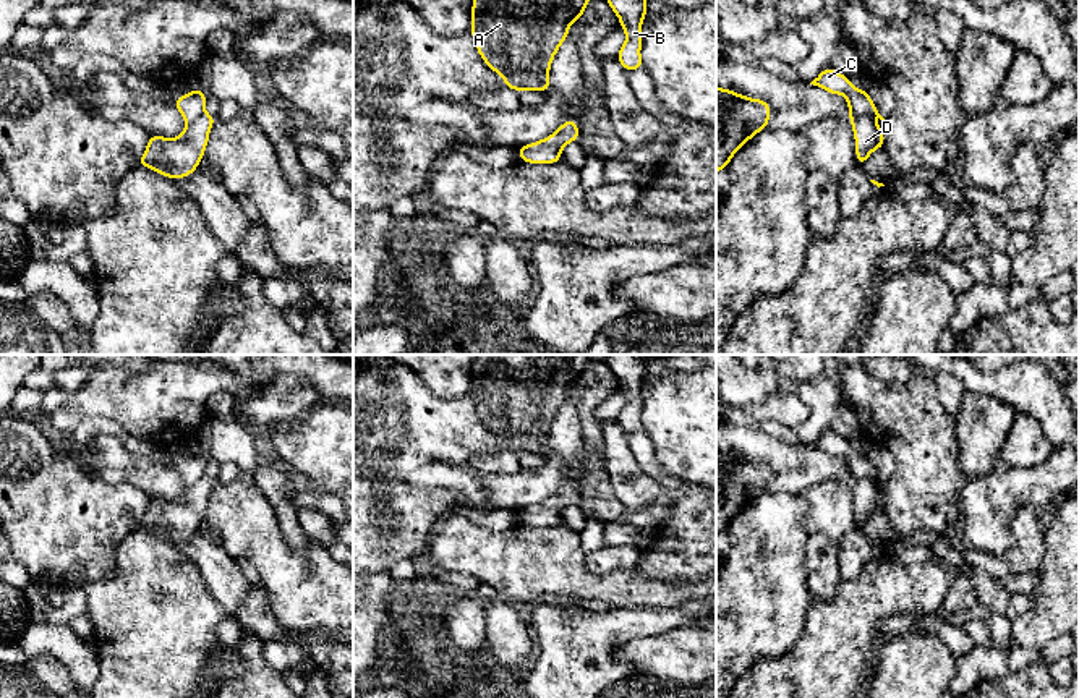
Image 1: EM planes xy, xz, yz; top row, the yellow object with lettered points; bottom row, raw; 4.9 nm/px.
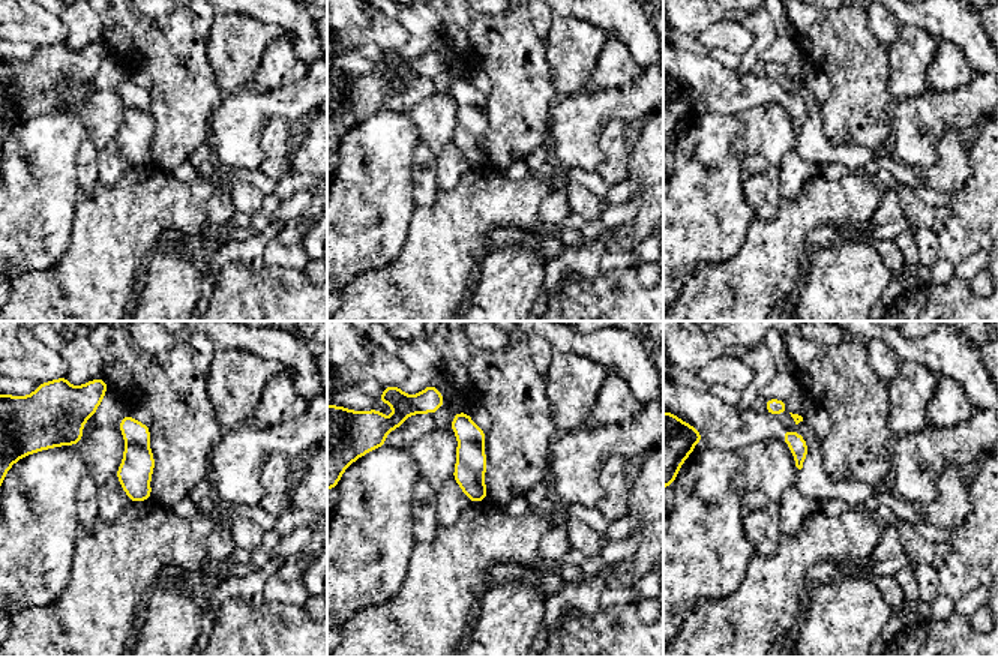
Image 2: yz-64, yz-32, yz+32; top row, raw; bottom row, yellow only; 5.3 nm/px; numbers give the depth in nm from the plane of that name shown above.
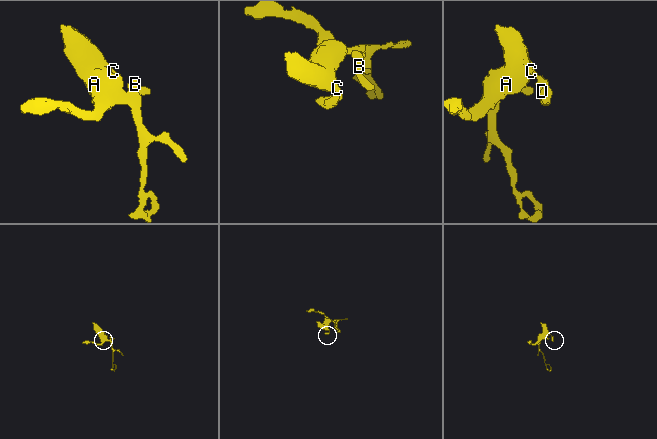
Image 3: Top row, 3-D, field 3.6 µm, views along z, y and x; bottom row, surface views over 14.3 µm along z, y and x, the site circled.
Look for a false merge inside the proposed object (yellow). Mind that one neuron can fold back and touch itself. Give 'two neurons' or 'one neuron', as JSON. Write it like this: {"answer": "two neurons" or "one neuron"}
{"answer": "two neurons"}

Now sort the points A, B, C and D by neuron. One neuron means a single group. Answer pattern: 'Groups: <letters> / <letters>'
Groups: A B C / D

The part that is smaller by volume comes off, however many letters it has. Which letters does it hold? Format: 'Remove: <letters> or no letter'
Remove: D

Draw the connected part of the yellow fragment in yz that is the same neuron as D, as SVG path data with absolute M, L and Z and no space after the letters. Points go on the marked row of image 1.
M849 113L849 121L854 130L857 165L862 167L873 149L885 147L885 133L872 118Z

